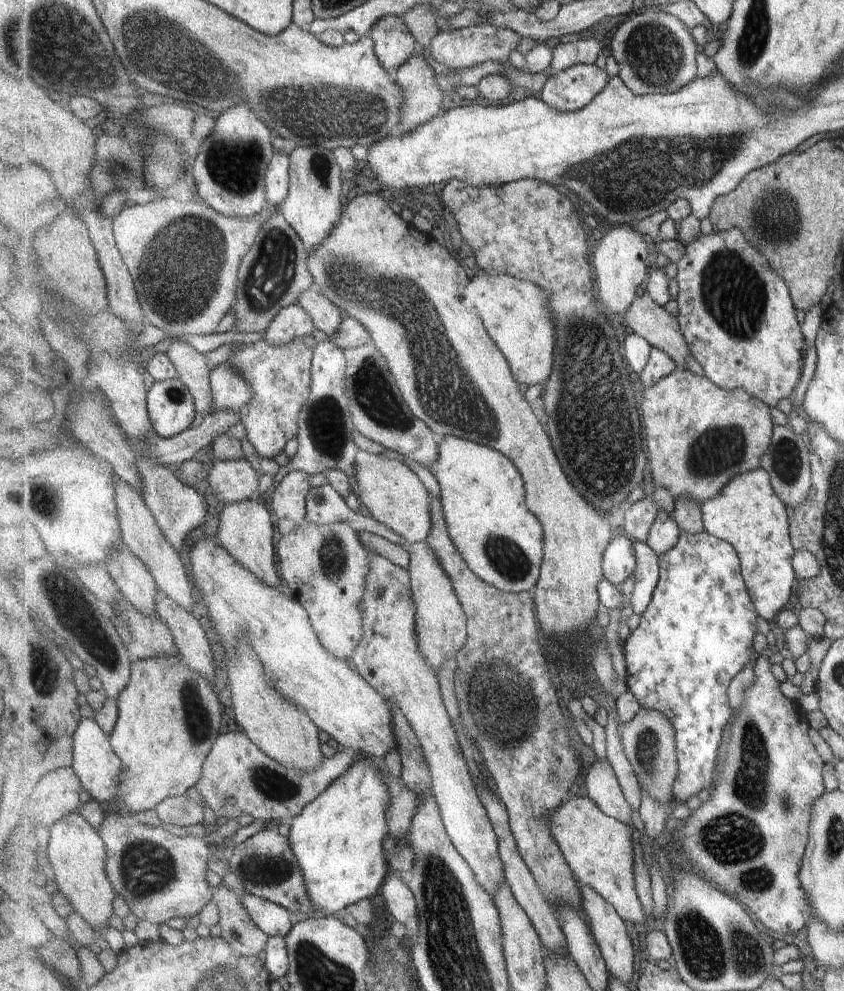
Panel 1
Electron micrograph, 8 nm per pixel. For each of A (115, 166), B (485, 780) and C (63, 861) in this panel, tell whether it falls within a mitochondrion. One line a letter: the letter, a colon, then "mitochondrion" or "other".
A: mitochondrion
B: other
C: other

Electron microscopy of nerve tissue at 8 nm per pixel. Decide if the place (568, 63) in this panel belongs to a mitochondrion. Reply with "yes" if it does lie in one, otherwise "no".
no

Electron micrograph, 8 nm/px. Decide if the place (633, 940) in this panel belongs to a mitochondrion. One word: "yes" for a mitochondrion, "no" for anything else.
no

